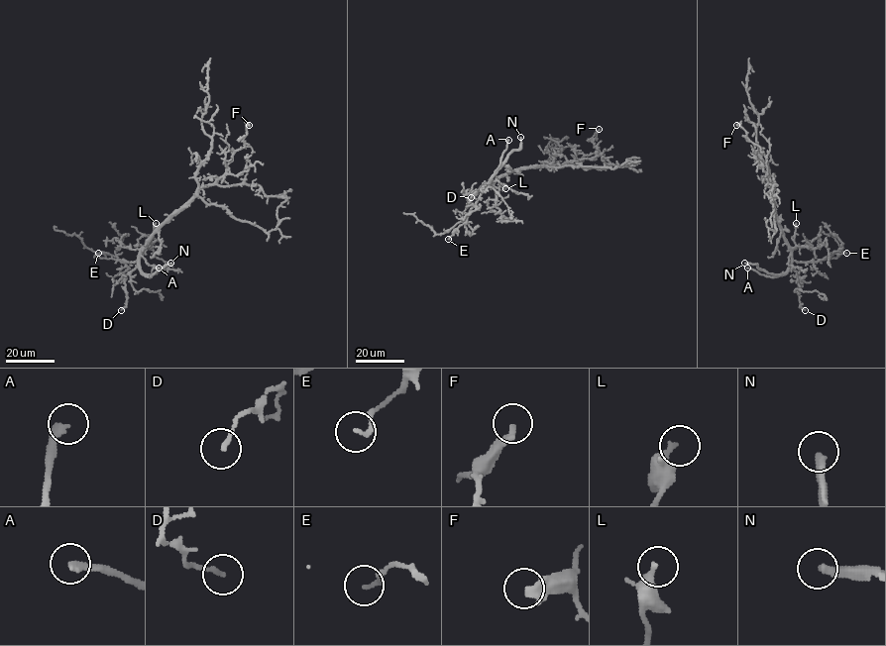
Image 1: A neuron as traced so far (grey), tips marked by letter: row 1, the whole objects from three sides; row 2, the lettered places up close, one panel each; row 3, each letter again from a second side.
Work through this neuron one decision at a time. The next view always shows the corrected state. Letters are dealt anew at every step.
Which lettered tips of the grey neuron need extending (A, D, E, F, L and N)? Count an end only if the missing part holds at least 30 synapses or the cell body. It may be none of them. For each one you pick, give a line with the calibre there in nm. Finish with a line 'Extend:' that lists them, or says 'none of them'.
A: 240 nm thick
N: 280 nm thick
Extend: A, N

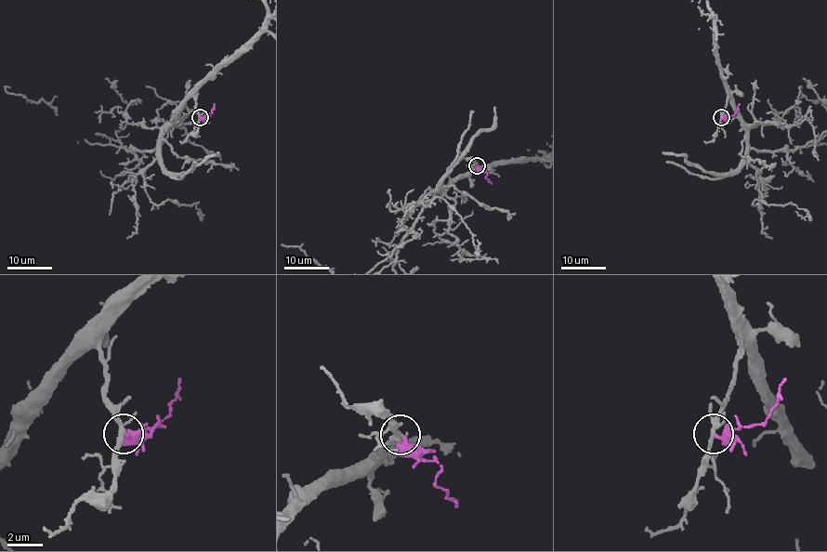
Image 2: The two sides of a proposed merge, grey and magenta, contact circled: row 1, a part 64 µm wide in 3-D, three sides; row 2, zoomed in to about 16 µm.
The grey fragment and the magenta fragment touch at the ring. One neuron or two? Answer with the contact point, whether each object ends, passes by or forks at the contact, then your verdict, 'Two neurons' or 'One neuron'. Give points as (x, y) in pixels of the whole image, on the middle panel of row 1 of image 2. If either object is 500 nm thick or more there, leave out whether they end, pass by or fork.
Place: (477, 165). At the ring grey forks. At the ring magenta ends. One neuron

